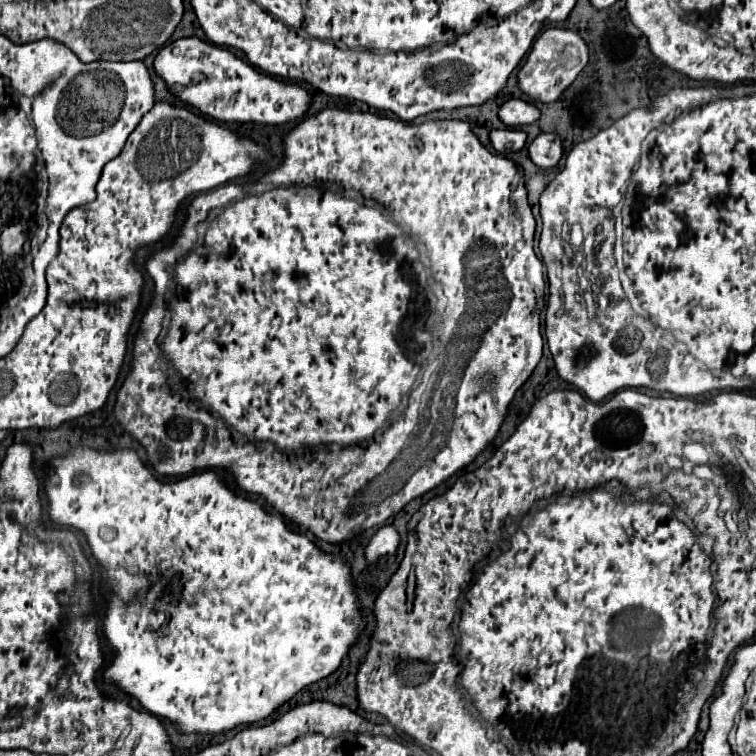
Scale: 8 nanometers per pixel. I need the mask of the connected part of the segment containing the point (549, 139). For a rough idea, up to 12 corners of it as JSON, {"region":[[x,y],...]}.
{"region":[[540,133],[528,147],[540,169],[554,167],[562,157],[562,141]]}

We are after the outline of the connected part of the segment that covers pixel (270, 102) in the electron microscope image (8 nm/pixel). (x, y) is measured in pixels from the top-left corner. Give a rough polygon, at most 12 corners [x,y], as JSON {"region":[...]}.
{"region":[[176,39],[154,71],[224,123],[302,119],[310,95],[228,49]]}

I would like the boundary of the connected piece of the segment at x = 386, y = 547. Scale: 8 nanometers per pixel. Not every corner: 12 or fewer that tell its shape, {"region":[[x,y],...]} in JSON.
{"region":[[380,527],[364,549],[370,565],[390,557],[400,537],[394,527]]}

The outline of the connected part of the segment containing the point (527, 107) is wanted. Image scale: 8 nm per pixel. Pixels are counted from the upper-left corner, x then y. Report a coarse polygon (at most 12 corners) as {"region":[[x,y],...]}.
{"region":[[522,99],[500,107],[500,121],[508,127],[534,123],[540,111]]}

